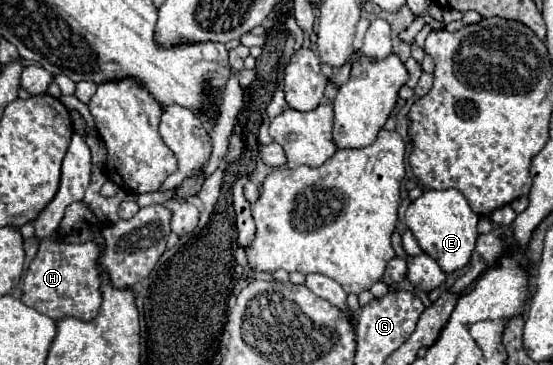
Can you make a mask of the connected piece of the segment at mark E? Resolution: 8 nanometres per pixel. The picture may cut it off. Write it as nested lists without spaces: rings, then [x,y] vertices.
[[[456,189],[444,191],[424,191],[416,201],[406,209],[406,225],[414,233],[418,245],[426,255],[436,259],[444,273],[462,269],[476,247],[478,237],[478,215],[470,209],[464,195]]]

